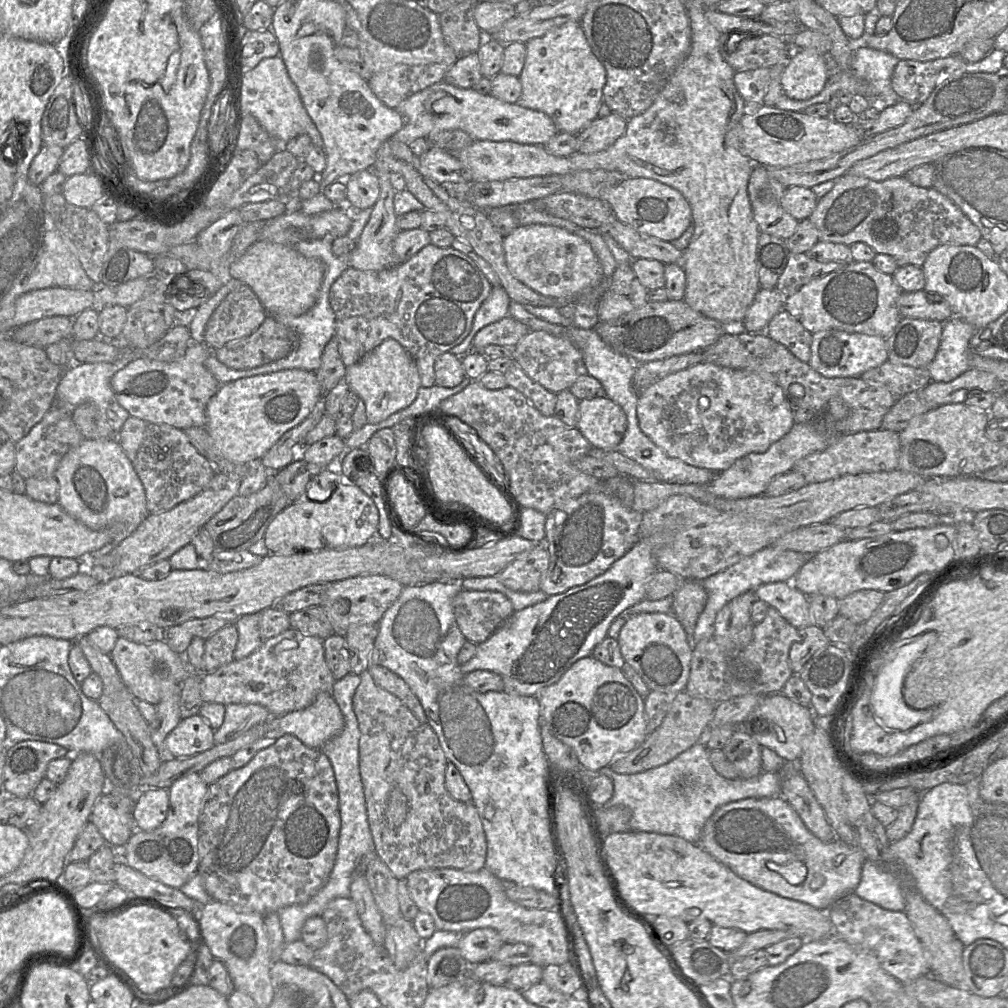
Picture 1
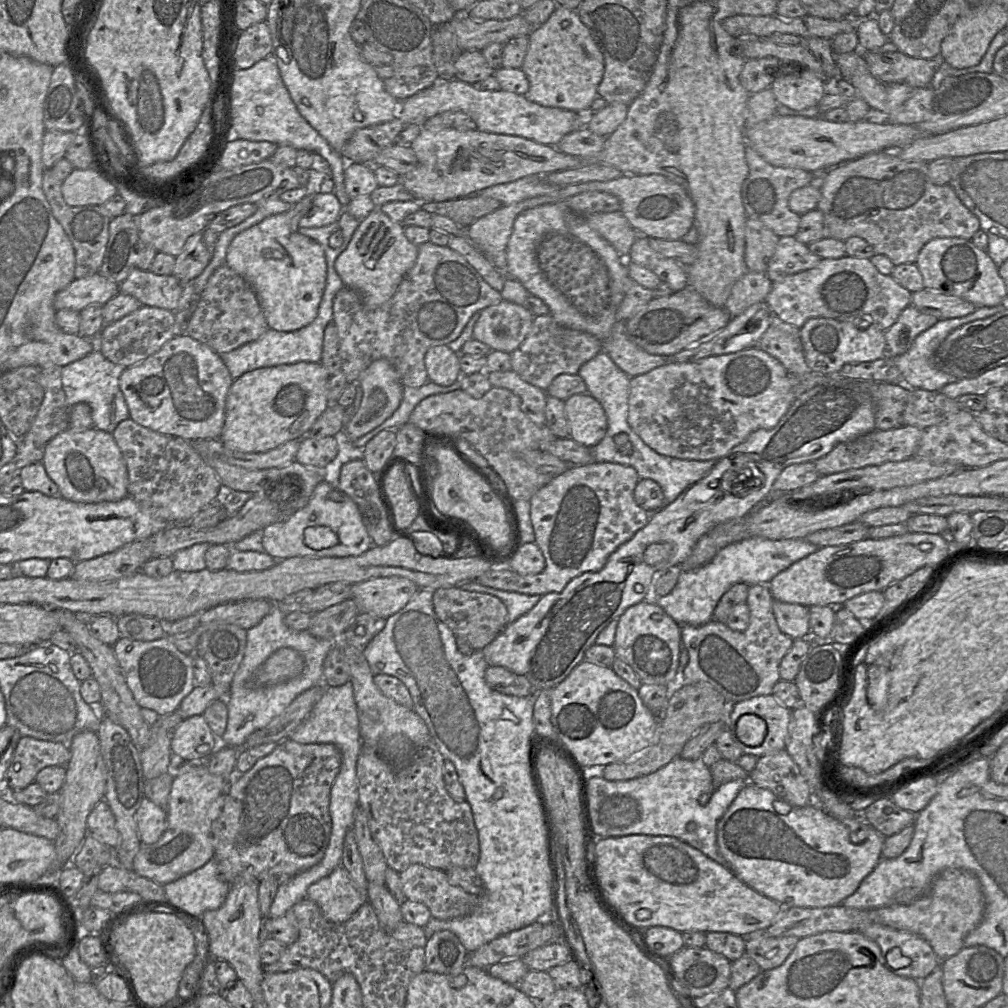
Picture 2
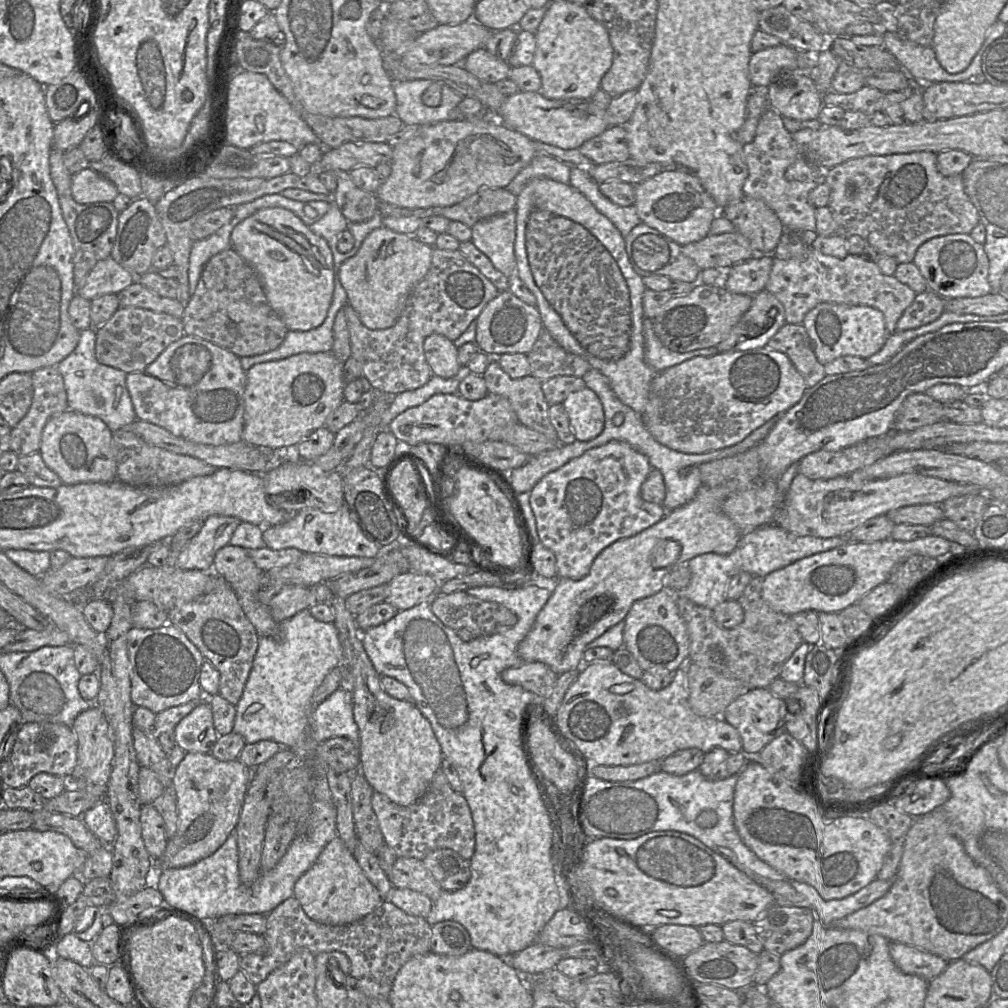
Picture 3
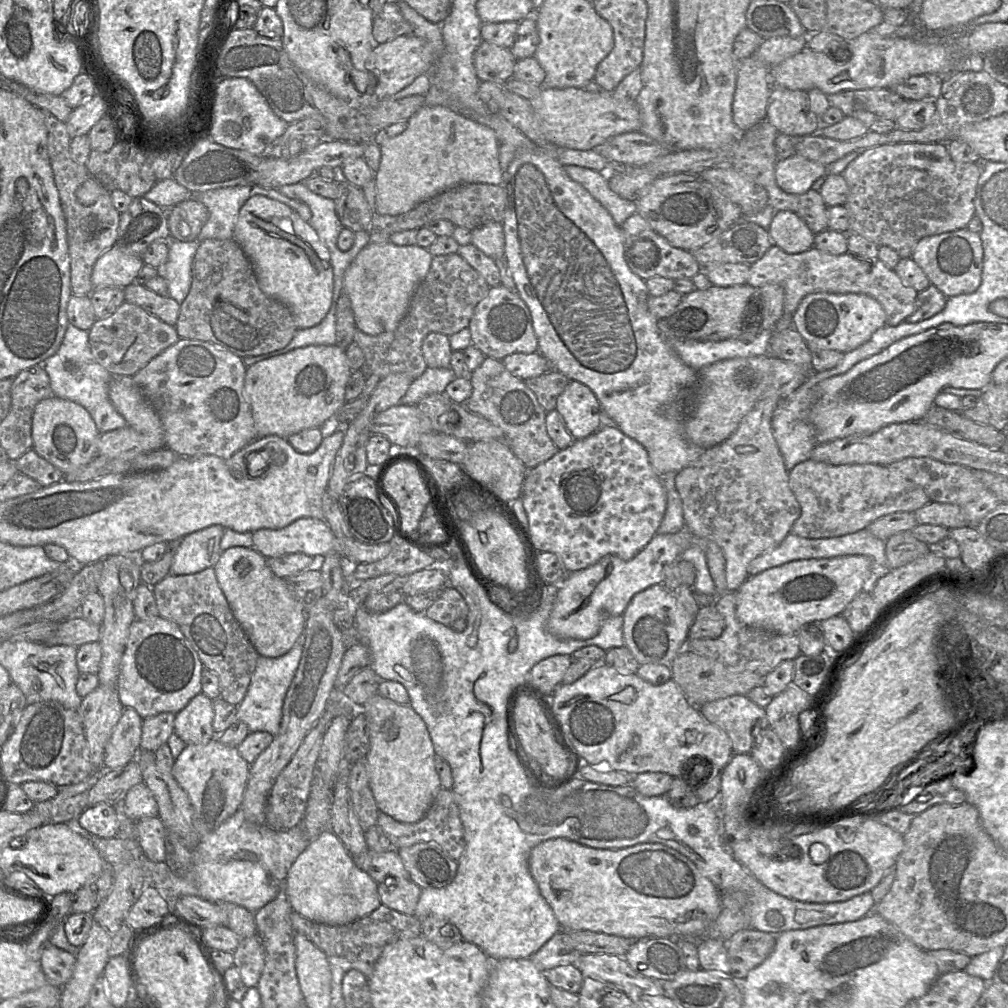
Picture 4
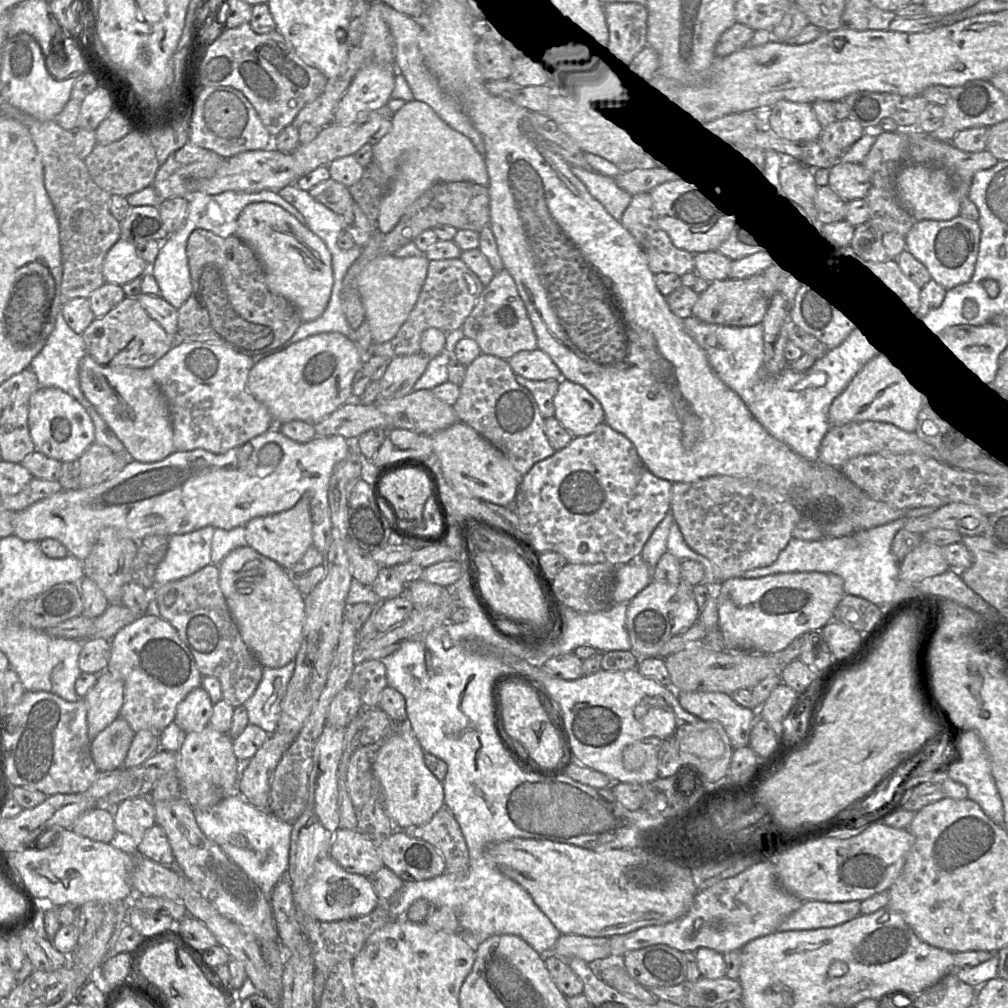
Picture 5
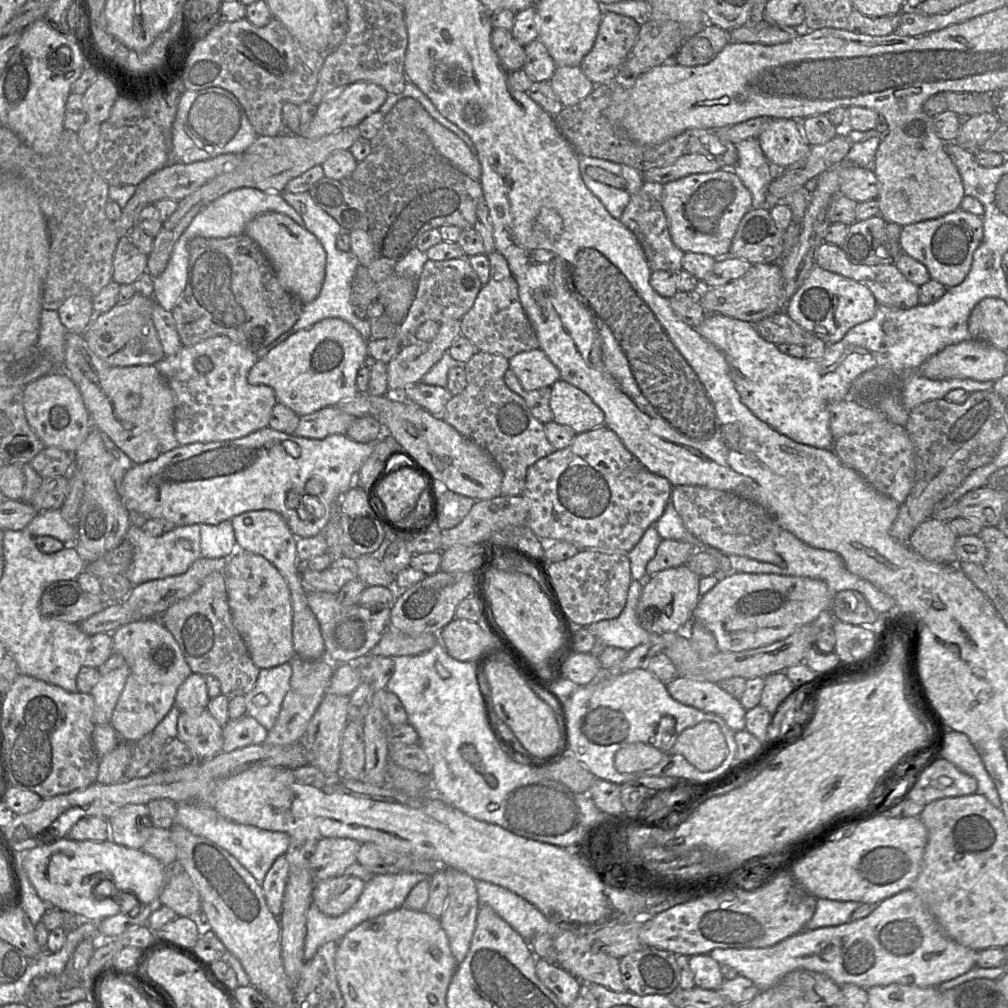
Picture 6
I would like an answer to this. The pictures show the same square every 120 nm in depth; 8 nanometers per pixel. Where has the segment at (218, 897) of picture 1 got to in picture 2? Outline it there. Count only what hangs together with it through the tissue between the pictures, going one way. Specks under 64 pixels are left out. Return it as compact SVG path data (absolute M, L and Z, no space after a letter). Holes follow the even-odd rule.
M289 739L275 743L277 747L269 755L259 759L249 771L230 780L221 814L212 823L214 859L221 878L229 884L243 871L251 871L259 882L273 878L280 886L318 864L330 839L330 792L342 764L340 749L332 743L301 744Z

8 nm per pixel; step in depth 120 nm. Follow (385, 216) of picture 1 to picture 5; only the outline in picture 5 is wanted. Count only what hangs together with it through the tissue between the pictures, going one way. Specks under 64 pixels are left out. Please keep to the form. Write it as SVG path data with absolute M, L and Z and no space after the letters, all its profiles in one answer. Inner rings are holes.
M393 254L377 257L362 269L357 283L374 343L390 341L406 322L424 285L429 262L426 255L397 258Z

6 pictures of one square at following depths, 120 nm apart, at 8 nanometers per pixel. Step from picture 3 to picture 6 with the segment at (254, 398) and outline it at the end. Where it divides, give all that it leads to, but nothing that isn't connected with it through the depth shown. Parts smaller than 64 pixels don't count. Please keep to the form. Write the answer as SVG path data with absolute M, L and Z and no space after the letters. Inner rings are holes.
M325 318L293 333L257 360L248 372L247 381L270 386L277 402L303 416L357 396L357 372L366 363L367 341L361 334L342 319Z

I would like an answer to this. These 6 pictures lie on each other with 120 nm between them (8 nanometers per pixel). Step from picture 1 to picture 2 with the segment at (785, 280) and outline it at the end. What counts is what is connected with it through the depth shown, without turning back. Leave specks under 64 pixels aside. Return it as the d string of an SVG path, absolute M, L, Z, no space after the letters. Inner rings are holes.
M780 237L767 274L772 282L776 282L786 276L813 269L821 260L821 257L810 251L808 245L799 242L795 237Z

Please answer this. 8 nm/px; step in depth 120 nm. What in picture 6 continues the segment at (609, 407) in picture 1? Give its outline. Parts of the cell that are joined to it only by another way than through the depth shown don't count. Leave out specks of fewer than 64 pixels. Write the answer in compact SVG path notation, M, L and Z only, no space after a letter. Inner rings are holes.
M562 378L551 386L550 408L553 421L565 425L576 434L605 423L602 409L584 391Z

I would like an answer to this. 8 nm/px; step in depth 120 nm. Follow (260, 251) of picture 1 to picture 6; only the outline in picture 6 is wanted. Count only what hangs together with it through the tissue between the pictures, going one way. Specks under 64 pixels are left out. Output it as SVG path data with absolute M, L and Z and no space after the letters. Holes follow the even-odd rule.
M278 212L255 216L245 226L244 234L251 237L269 259L281 286L297 296L303 304L319 295L325 278L326 252L315 235L290 217Z

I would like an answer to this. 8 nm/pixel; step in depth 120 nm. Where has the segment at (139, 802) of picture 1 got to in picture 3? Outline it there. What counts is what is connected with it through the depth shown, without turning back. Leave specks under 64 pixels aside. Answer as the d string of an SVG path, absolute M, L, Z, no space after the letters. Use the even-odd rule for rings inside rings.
M152 804L142 806L140 822L142 827L142 838L147 852L154 862L158 862L168 842L165 822Z

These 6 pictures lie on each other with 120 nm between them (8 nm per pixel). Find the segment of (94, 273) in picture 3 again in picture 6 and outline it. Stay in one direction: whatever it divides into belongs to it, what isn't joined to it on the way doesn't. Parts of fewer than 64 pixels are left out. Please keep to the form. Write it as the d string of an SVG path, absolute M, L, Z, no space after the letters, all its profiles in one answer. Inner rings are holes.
M128 235L118 240L113 258L112 280L122 284L133 284L147 272L148 256L143 254L130 240Z

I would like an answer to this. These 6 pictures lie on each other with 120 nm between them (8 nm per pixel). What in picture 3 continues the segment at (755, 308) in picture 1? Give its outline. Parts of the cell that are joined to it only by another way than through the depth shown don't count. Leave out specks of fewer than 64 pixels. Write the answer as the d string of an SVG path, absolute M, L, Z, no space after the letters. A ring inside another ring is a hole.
M754 256L723 270L722 286L729 292L754 296L765 289L774 256Z

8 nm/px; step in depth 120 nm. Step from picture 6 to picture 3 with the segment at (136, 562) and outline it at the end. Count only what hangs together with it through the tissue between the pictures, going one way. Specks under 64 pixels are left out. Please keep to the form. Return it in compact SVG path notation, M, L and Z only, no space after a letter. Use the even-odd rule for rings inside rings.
M212 515L180 552L176 567L183 570L212 572L217 551L227 544L242 522L232 516Z

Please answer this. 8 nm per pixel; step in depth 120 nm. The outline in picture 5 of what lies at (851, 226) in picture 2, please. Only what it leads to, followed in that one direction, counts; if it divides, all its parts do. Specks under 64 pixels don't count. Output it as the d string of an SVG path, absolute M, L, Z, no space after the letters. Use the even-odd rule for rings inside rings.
M899 130L882 132L866 155L862 166L865 169L870 187L865 197L869 207L867 224L882 235L895 232L906 237L916 220L900 204L896 193L896 179L900 170L908 163L920 163L941 167L951 179L961 200L968 199L973 176L980 170L986 170L999 161L987 150L980 152L964 152L955 148L950 142L938 141L922 132L906 132Z

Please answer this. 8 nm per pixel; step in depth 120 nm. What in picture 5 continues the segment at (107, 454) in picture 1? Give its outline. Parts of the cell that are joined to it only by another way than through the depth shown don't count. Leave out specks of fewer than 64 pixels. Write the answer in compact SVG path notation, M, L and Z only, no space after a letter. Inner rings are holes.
M40 387L29 399L28 426L35 450L62 463L77 461L95 442L94 424L83 406L56 387Z

